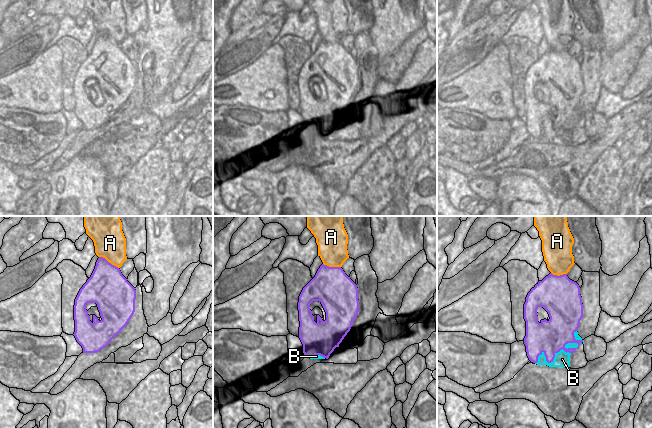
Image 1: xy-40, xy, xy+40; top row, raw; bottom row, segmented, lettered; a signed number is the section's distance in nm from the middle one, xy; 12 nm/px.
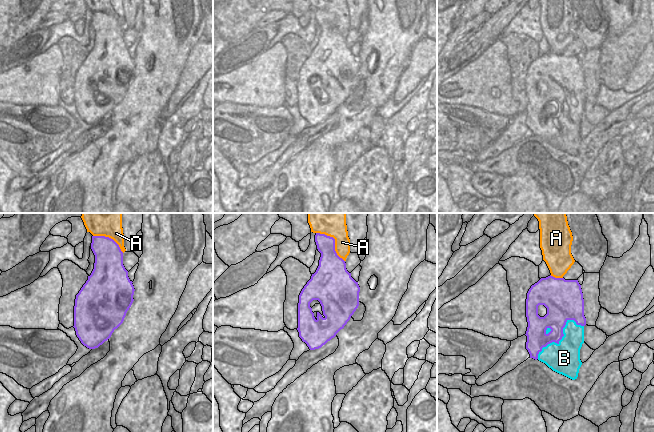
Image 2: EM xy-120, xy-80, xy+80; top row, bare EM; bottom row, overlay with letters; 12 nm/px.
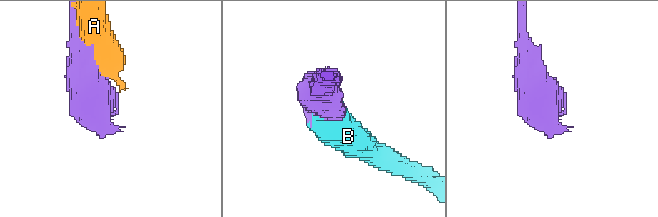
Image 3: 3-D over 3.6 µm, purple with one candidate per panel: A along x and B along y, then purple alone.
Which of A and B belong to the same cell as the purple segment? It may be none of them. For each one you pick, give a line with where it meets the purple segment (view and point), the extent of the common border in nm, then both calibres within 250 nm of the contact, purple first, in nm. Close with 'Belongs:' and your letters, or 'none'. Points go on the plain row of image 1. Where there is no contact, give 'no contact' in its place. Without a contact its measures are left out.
B: meets purple in xy+40 at (551, 137); contact 460 nm long; 320 nm thick on the purple side, 190 nm on the other
Belongs: B

